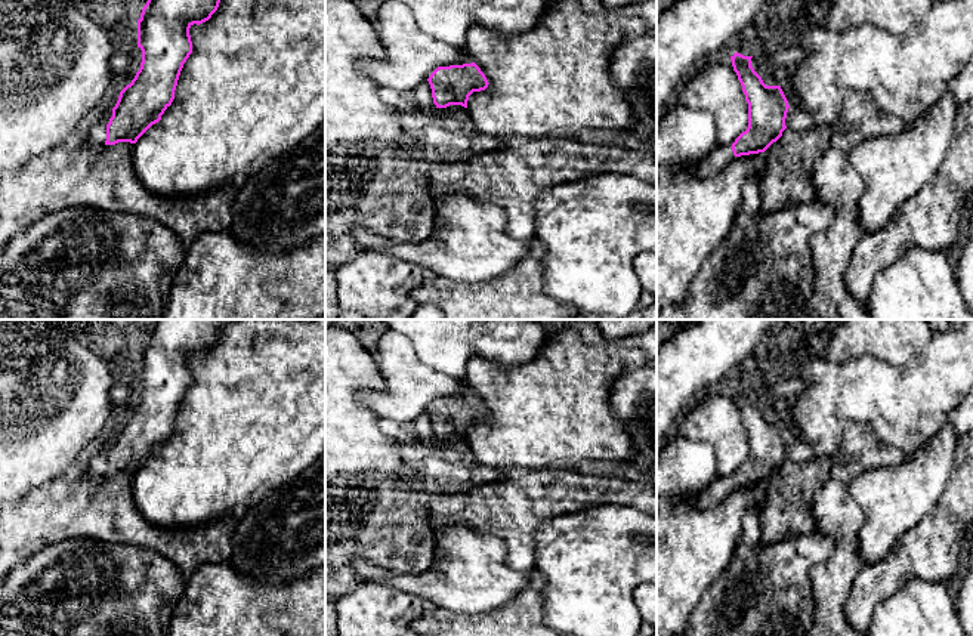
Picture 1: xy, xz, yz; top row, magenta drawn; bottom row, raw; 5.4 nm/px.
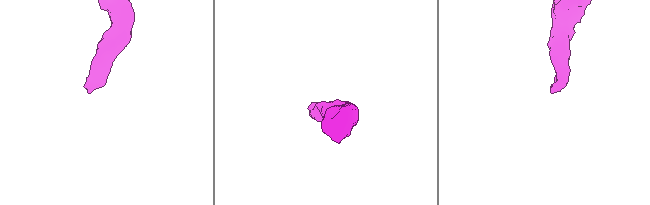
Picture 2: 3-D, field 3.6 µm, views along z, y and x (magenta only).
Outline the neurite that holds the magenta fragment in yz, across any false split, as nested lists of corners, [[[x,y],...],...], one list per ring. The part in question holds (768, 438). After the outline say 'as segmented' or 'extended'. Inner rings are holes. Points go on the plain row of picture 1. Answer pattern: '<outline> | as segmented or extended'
[[[733,385],[733,402],[748,435],[748,459],[730,478],[716,478],[699,495],[698,507],[717,506],[735,488],[764,484],[787,460],[788,432],[781,417],[766,417],[751,398],[753,388]]] | extended

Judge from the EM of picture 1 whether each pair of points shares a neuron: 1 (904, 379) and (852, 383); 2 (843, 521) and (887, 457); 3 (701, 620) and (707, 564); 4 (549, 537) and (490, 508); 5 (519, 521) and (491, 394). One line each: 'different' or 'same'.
1: same
2: same
3: different
4: different
5: different

